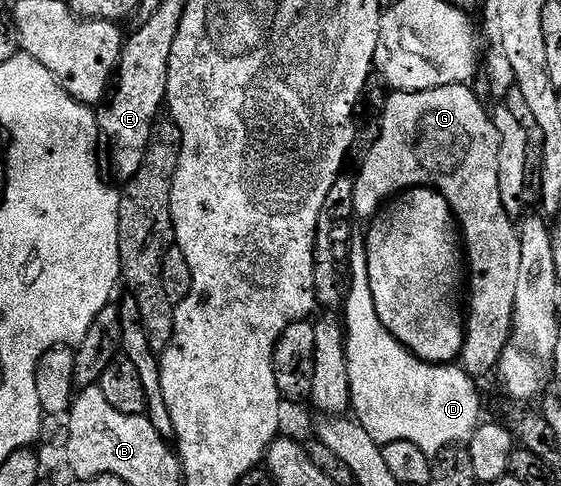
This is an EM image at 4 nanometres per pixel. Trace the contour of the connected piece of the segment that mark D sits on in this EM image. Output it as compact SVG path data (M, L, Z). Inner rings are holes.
M362 236L350 242L350 278L348 293L344 298L344 329L353 417L364 428L364 432L368 432L368 436L372 436L372 440L376 440L381 447L396 440L408 440L408 444L416 444L416 448L420 448L426 454L437 456L444 450L465 443L478 429L483 417L482 398L478 395L477 384L474 383L477 381L467 374L461 365L420 361L390 335L388 328L384 328L376 312L376 304L372 300L372 288L368 280L366 239Z

